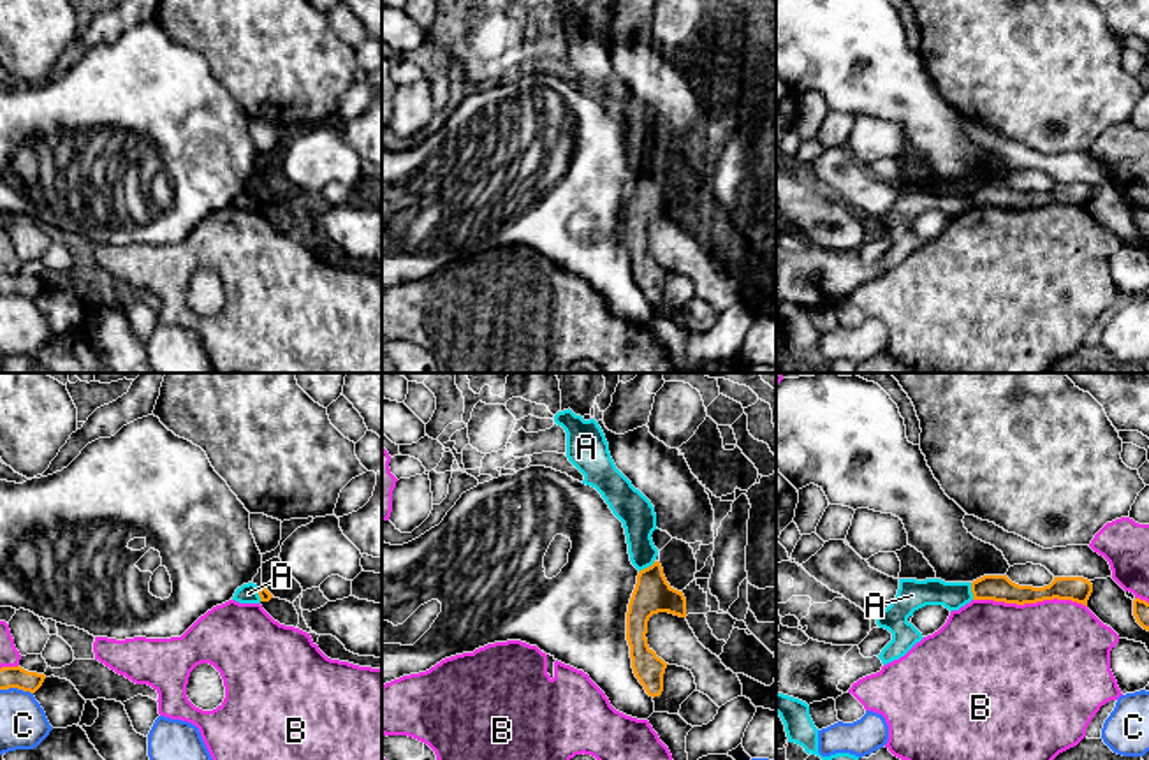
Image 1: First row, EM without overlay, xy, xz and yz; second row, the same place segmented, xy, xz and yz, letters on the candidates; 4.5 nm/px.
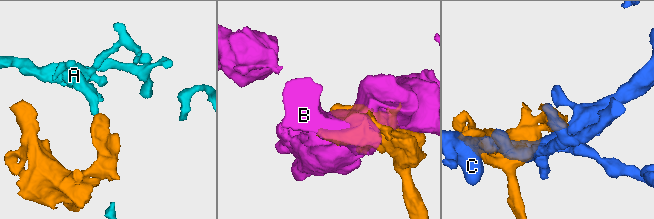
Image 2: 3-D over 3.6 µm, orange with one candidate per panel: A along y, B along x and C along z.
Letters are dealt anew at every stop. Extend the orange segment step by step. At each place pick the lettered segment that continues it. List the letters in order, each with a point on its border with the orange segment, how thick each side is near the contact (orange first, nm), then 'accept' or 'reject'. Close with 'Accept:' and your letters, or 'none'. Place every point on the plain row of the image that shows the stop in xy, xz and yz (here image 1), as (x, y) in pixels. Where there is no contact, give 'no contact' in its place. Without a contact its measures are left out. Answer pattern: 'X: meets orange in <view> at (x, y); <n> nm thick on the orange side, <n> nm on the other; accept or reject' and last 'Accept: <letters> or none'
A: meets orange in yz at (972, 197); 120 nm thick on the orange side, 130 nm on the other; reject
B: meets orange in yz at (1030, 208); 120 nm thick on the orange side, 500 nm on the other; reject
C: meets orange in xy at (16, 292); 100 nm thick on the orange side, 220 nm on the other; reject
Accept: none

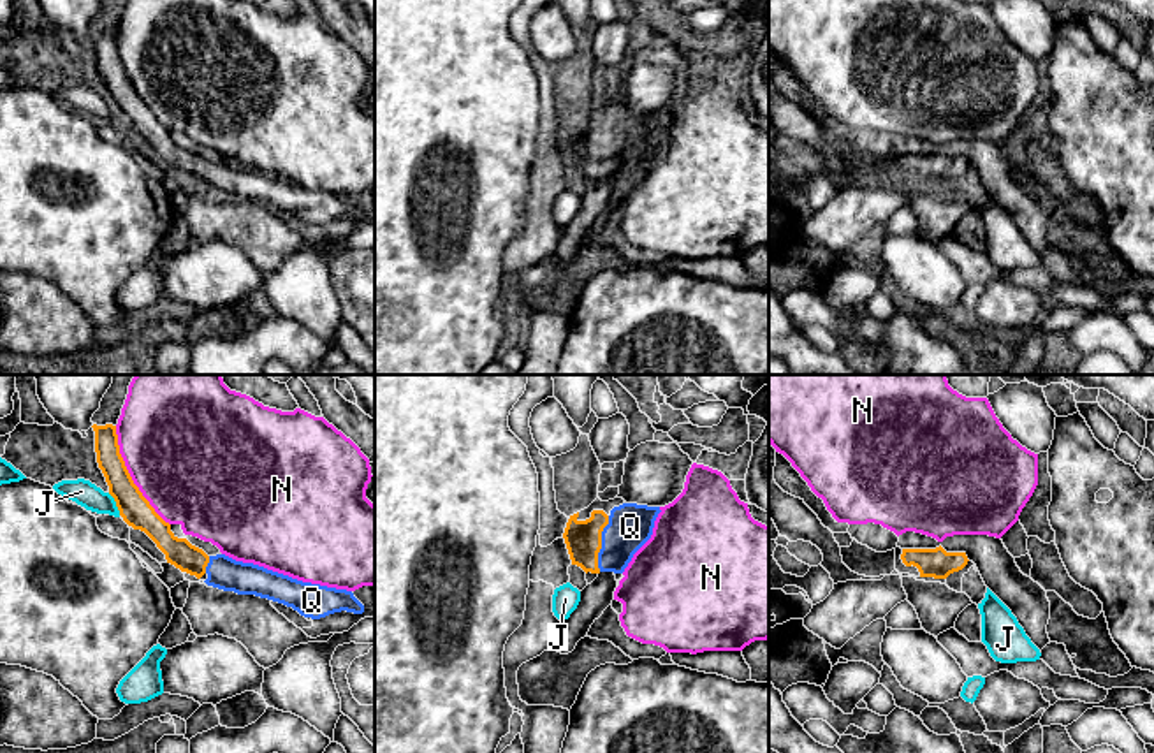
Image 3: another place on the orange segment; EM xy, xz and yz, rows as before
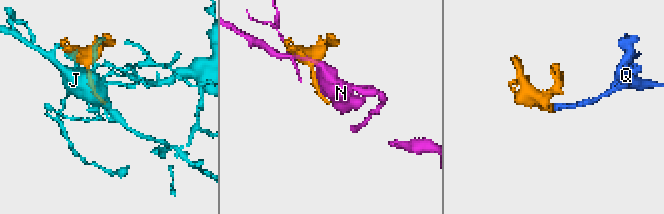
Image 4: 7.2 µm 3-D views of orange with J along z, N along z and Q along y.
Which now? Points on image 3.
J: meets orange in xy at (116, 109); 140 nm thick on the orange side, 120 nm on the other; reject
N: meets orange in xy at (129, 81); 140 nm thick on the orange side, 480 nm on the other; reject
Q: meets orange in xz at (600, 150); 170 nm thick on the orange side, 200 nm on the other; accept
Accept: Q

